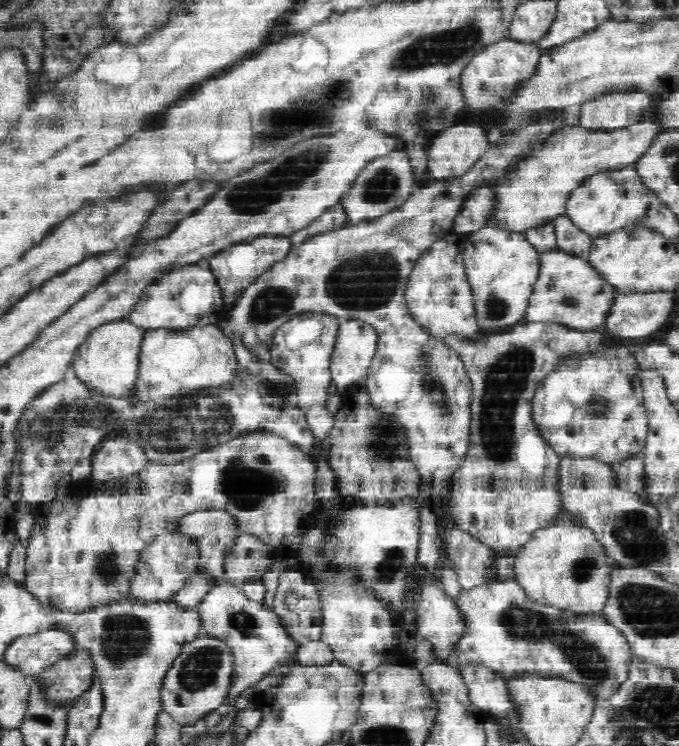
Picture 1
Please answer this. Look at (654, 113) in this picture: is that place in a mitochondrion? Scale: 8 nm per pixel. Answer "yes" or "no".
no

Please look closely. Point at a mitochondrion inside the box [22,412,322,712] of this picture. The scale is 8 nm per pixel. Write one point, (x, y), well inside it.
(125, 638)

